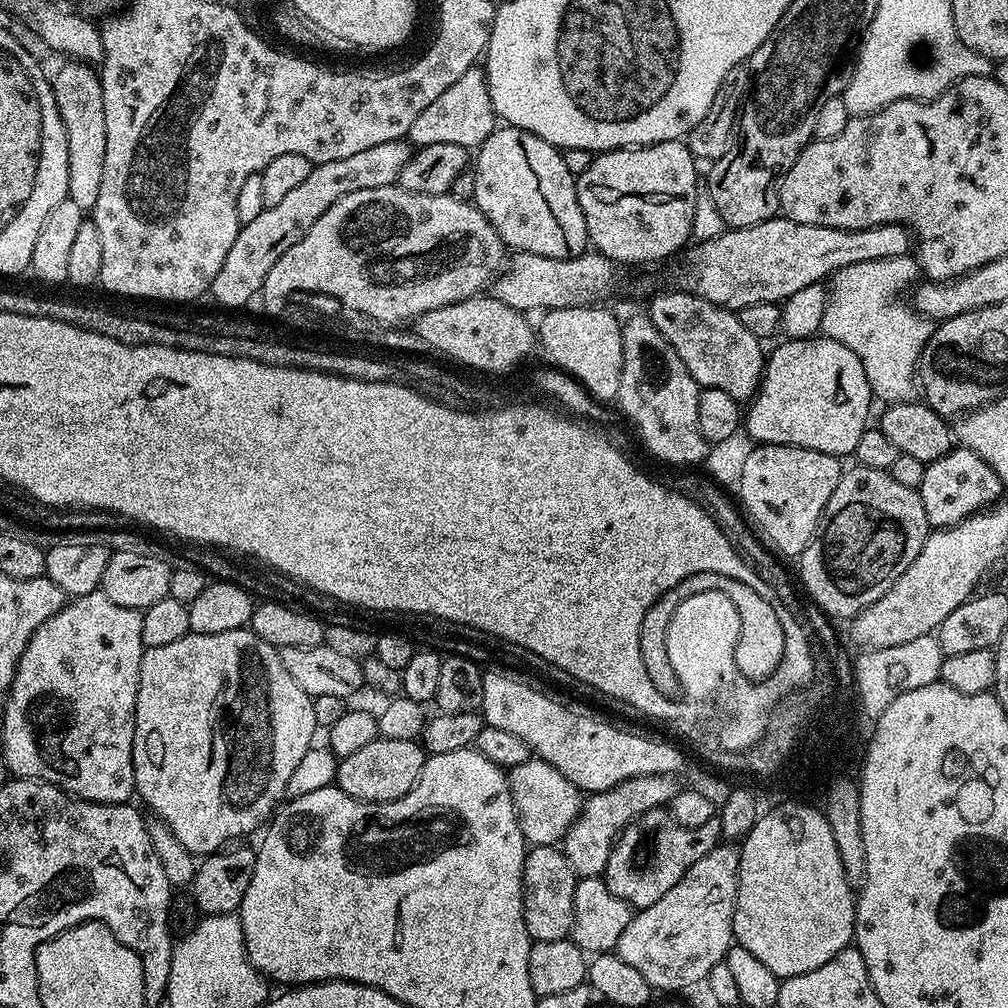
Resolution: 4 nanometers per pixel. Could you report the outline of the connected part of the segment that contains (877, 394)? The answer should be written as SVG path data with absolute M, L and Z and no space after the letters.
M909 254L898 258L878 258L874 262L858 262L830 277L830 291L827 293L820 332L834 342L842 342L842 346L850 346L850 350L858 354L858 362L862 362L862 370L866 370L866 382L870 382L870 390L877 401L903 402L913 395L916 363L920 361L926 342L932 337L934 324L905 301L904 305L900 301L900 291L908 283L911 285L919 281L921 276L920 264L915 255Z

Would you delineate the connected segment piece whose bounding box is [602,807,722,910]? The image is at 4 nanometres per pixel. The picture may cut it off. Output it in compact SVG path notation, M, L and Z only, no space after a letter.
M667 807L655 808L633 820L620 833L604 867L603 882L610 894L622 898L633 909L649 908L670 890L670 886L678 886L693 862L721 840L719 819L706 822L706 826L683 828L672 819Z

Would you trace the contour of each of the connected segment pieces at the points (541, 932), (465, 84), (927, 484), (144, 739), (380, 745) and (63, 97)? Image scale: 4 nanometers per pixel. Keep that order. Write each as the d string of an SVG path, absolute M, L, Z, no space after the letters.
M538 844L524 854L522 906L526 930L533 941L558 942L569 939L574 922L574 890L578 877L559 847Z
M473 66L450 86L443 94L438 94L418 118L414 118L414 126L410 126L407 139L413 145L425 148L434 142L454 142L454 146L462 146L469 150L479 149L480 144L494 131L498 124L498 117L492 108L488 83L484 77L484 69Z
M956 446L946 455L924 465L922 486L918 491L929 525L938 529L960 524L975 512L991 508L1003 497L1000 495L1006 492L1006 485L1000 481L998 474L994 474L994 470L990 470L986 462L982 462L982 458L978 458L978 454L974 454L974 450Z
M248 626L238 630L226 630L222 634L198 634L189 631L188 635L178 638L178 642L170 642L167 646L145 648L140 663L136 725L132 743L135 795L144 799L143 807L149 813L152 811L151 815L155 819L161 820L166 827L169 827L186 850L200 858L221 851L229 842L239 841L236 840L239 836L250 835L255 828L263 829L277 811L278 805L285 799L284 791L286 782L290 782L290 774L294 774L298 762L302 762L302 754L306 754L306 750L313 747L315 740L312 739L318 735L312 702L313 697L308 696L306 690L302 690L302 686L298 686L298 682L290 678L290 674L286 674L286 666L282 666L278 649L272 644L262 642L262 638L258 638L258 634L254 634Z
M380 736L337 763L335 787L350 794L350 798L358 798L371 804L397 800L416 785L425 759L426 753L417 741Z
M64 62L50 83L54 102L58 102L58 114L62 114L62 126L66 126L66 150L70 154L68 199L79 208L91 210L98 202L102 166L106 166L106 114L102 106L100 73L88 62Z

